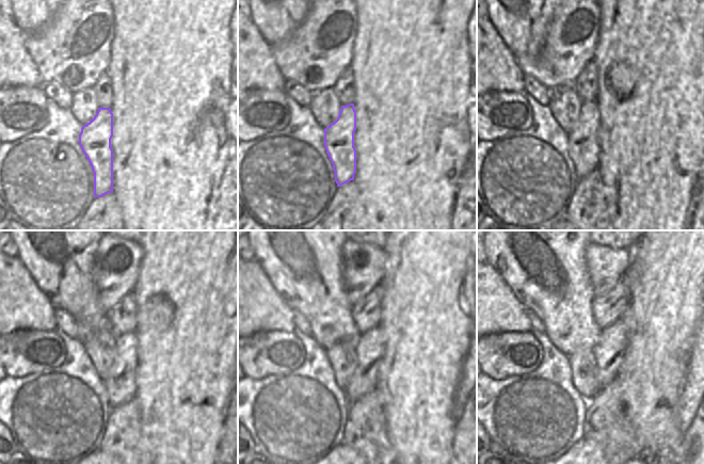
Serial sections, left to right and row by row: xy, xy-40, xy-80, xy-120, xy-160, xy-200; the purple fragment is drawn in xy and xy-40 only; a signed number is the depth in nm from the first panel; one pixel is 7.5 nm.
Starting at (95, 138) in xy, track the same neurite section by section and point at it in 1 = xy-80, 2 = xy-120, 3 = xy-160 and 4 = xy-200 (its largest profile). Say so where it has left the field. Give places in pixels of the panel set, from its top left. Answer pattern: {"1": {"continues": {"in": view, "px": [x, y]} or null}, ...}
{"1": {"continues": {"in": "xy-80", "px": [582, 146]}}, "2": {"continues": {"in": "xy-120", "px": [120, 383]}}, "3": {"continues": {"in": "xy-160", "px": [370, 346]}}, "4": {"continues": {"in": "xy-200", "px": [609, 351]}}}

